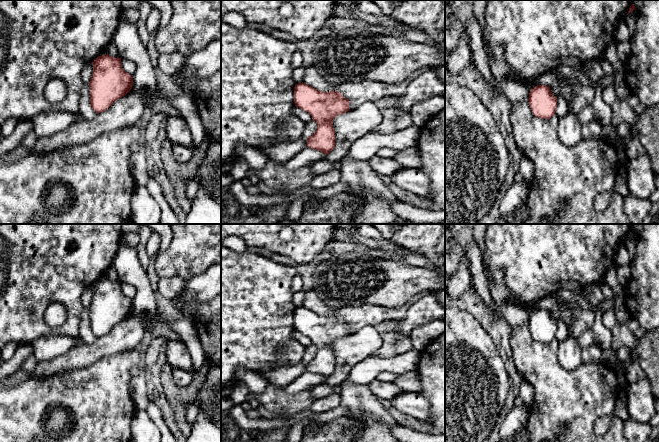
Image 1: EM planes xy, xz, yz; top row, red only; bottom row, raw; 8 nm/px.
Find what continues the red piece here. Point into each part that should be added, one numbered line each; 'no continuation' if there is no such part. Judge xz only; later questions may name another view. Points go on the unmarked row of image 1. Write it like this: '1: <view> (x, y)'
1: xz (280, 376)

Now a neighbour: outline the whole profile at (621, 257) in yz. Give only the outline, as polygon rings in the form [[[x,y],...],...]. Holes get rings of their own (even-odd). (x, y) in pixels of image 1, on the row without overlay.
[[[625,243],[620,244],[619,247],[617,248],[616,253],[614,255],[614,261],[618,265],[630,265],[631,264],[631,258],[630,258],[630,255],[626,248]]]

